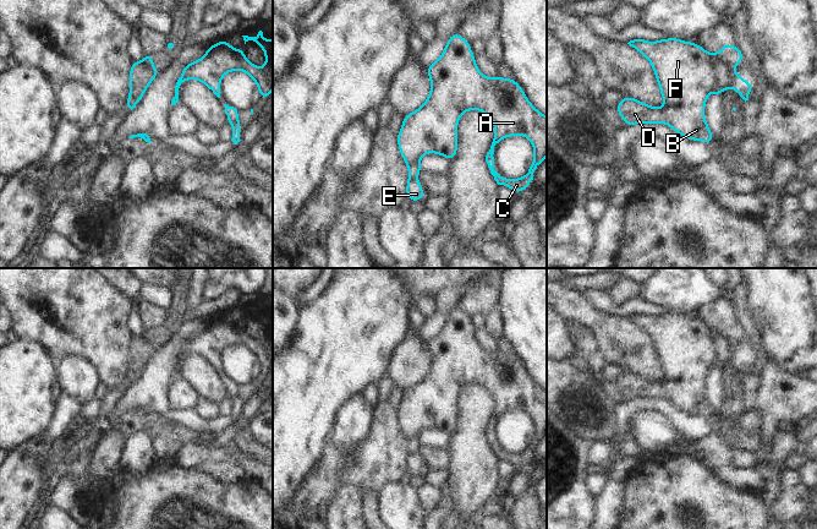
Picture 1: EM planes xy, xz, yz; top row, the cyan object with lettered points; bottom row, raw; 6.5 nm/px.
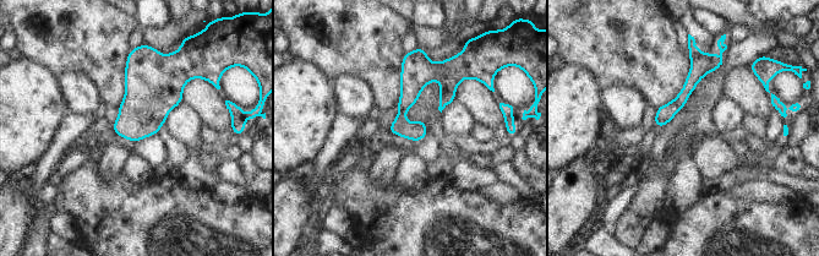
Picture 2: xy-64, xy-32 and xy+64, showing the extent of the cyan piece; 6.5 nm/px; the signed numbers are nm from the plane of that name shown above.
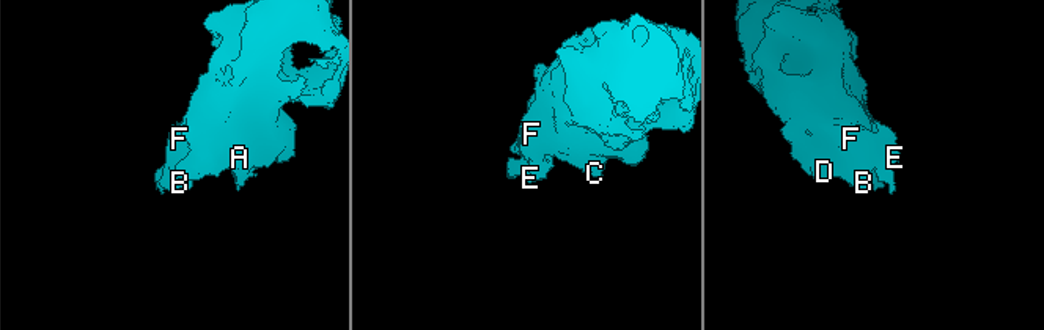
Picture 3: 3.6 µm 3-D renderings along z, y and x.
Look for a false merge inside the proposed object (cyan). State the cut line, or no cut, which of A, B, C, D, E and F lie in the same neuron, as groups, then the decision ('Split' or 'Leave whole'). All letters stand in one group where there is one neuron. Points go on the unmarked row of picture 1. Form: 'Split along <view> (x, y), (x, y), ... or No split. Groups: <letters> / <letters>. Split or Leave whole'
Split along yz (709, 328), (716, 352), (714, 363). Groups: A B C D F / E. Split

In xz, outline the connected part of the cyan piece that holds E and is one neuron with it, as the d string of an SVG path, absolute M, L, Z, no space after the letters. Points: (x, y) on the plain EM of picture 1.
M406 436L408 443L408 454L406 457L406 473L410 473L412 476L423 474L424 464L418 457L418 447L422 445L421 436L415 437Z

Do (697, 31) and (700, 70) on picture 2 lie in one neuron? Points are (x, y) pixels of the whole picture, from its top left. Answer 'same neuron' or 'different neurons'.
same neuron

